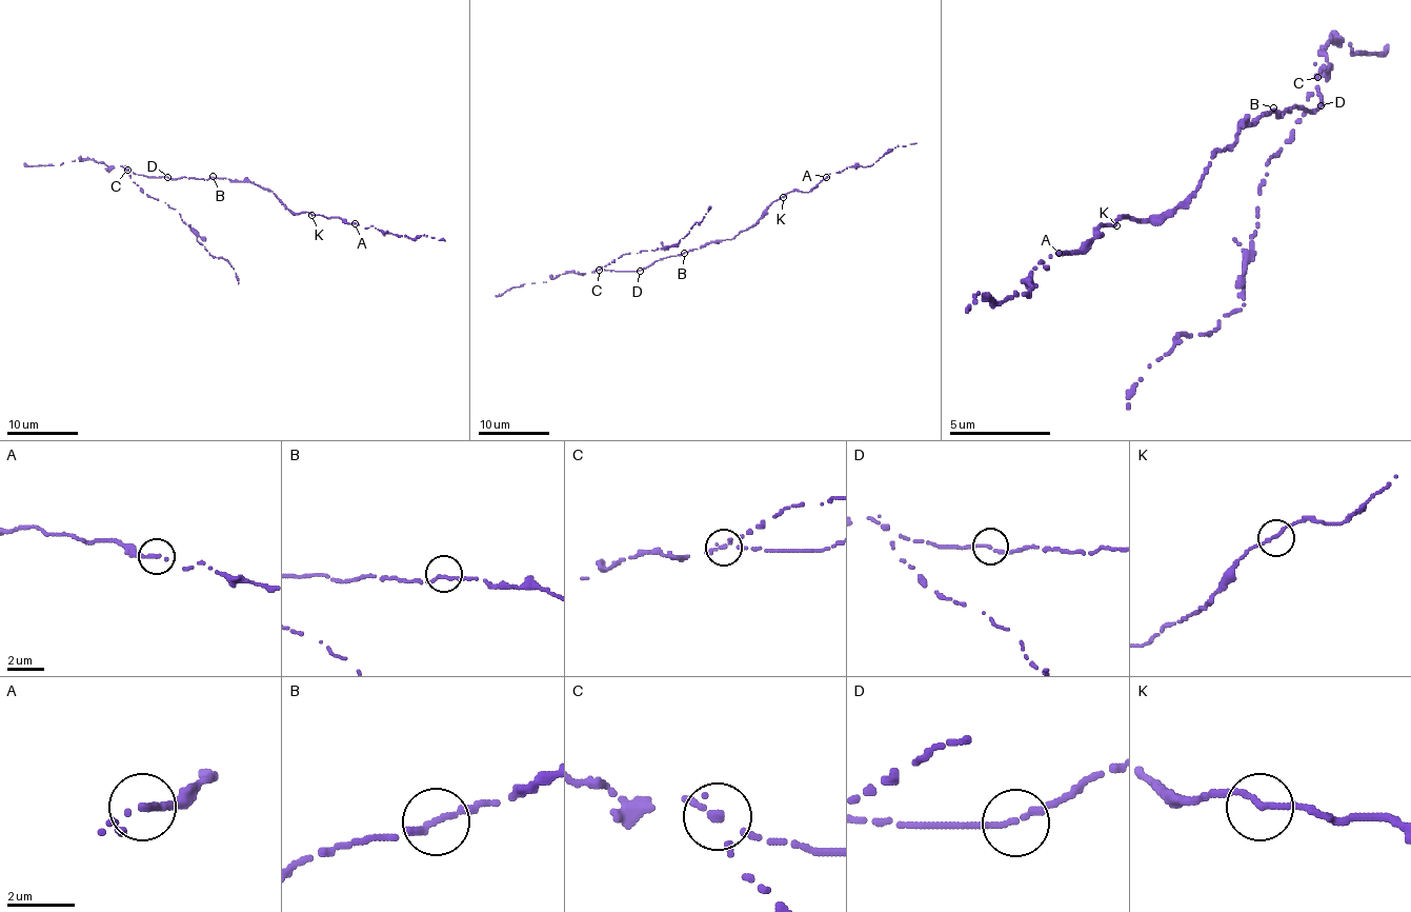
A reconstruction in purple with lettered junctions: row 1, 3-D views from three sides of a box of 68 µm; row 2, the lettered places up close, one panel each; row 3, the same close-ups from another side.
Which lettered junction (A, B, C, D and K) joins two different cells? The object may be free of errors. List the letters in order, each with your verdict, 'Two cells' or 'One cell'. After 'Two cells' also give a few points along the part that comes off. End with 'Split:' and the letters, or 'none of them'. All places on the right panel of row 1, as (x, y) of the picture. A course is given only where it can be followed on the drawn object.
A: One cell
B: One cell
C: Two cells. Course of the part to remove: (1318, 78), (1304, 114), (1274, 152), (1261, 192), (1242, 303), (1212, 330), (1177, 336), (1148, 363), (1128, 410)
D: One cell
K: One cell
Split: C

